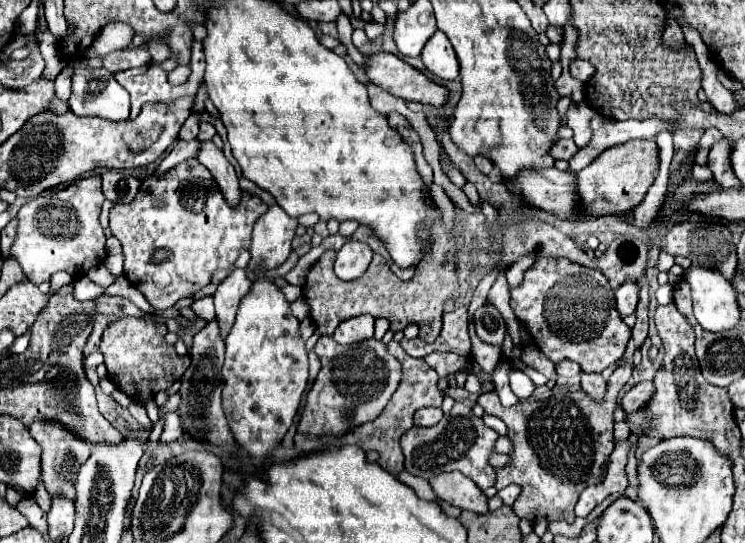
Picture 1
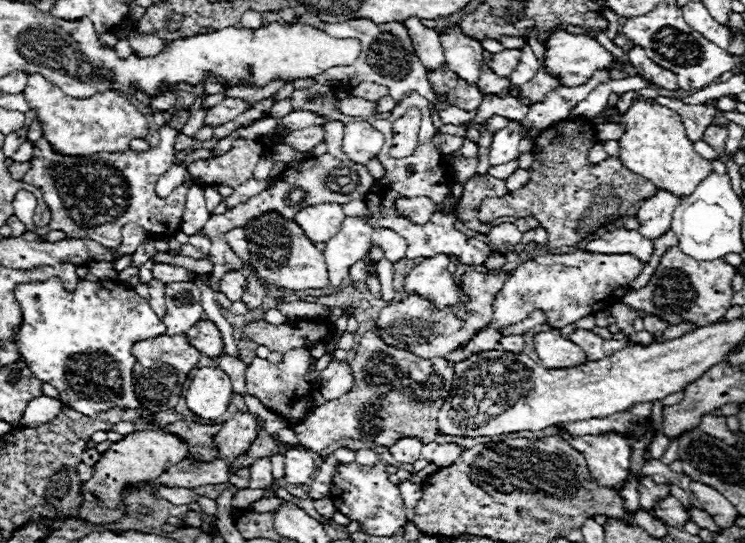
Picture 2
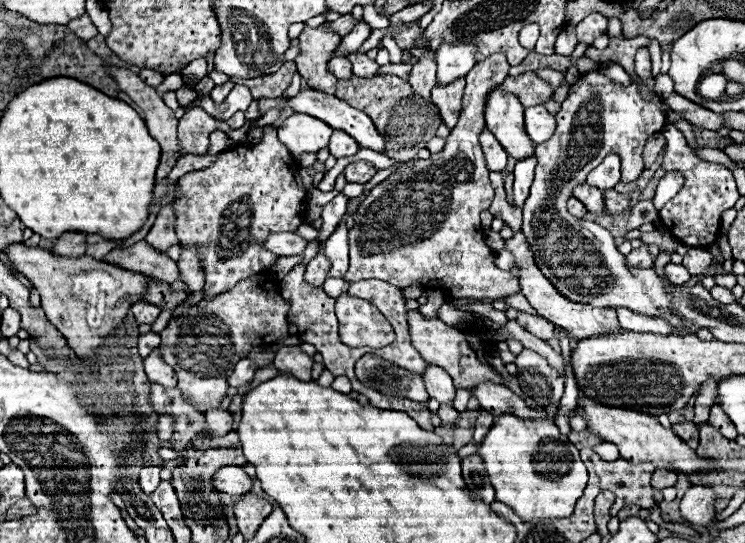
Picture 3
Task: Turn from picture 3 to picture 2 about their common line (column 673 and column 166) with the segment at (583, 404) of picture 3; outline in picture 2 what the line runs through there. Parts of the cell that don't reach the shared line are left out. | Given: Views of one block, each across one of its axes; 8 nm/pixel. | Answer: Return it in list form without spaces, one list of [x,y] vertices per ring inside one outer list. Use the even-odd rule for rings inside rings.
[[[142,430],[126,434],[120,442],[114,442],[110,446],[110,450],[94,466],[94,476],[82,484],[84,502],[78,508],[78,518],[84,518],[88,522],[116,522],[124,514],[124,510],[120,508],[124,486],[142,484],[144,480],[156,478],[170,466],[182,462],[186,456],[188,444],[176,434],[164,430]]]

